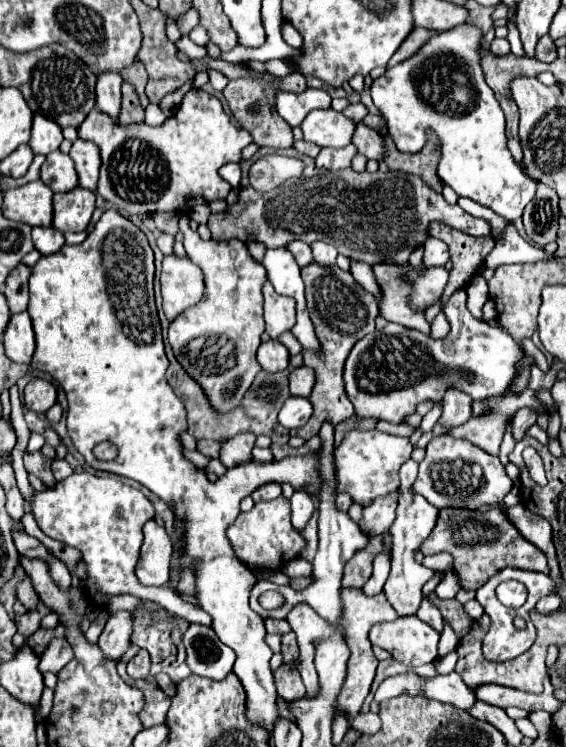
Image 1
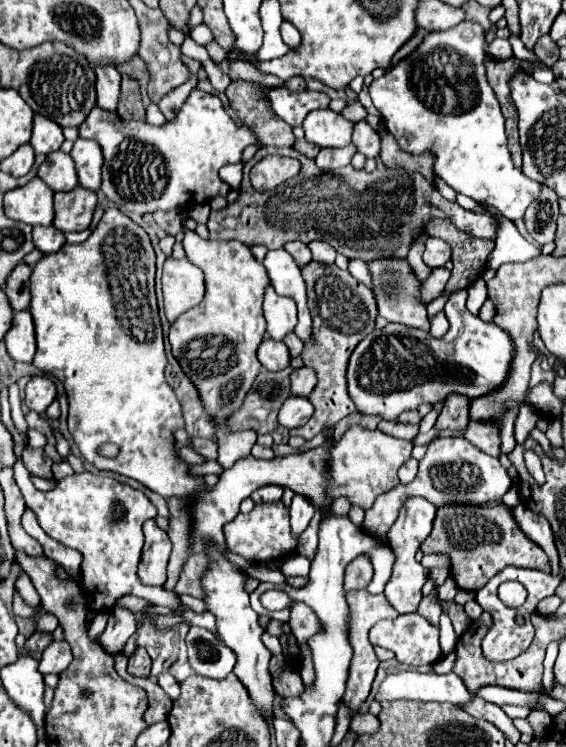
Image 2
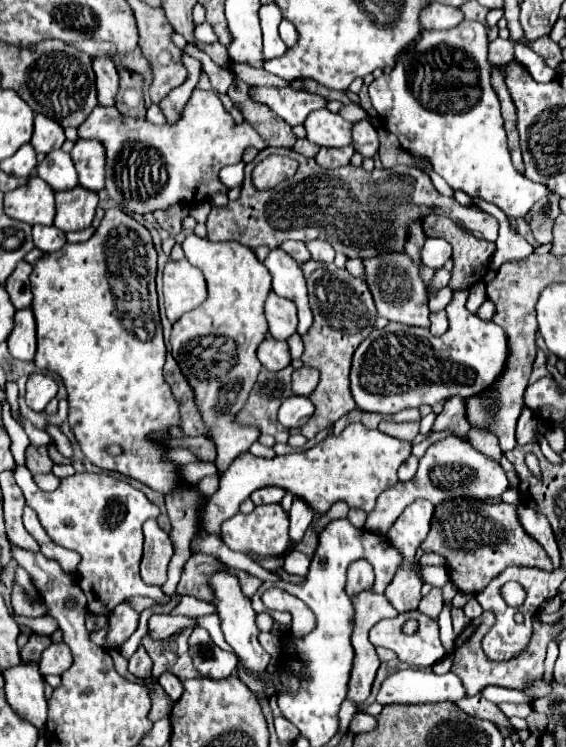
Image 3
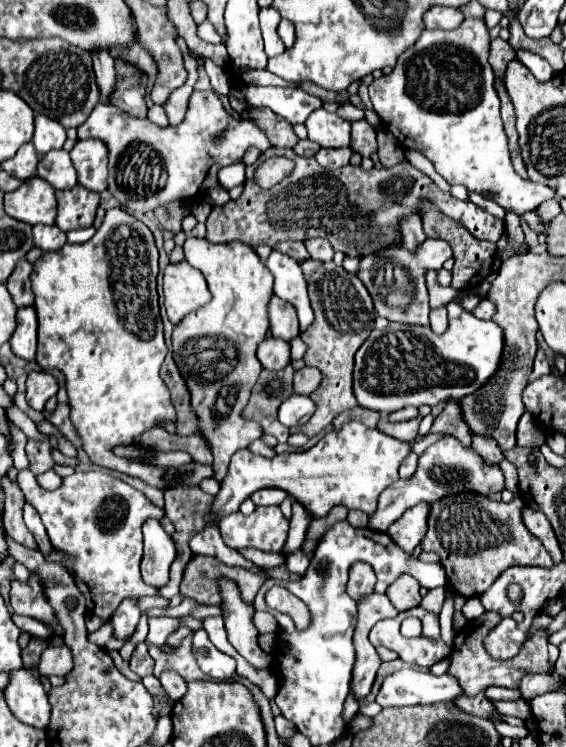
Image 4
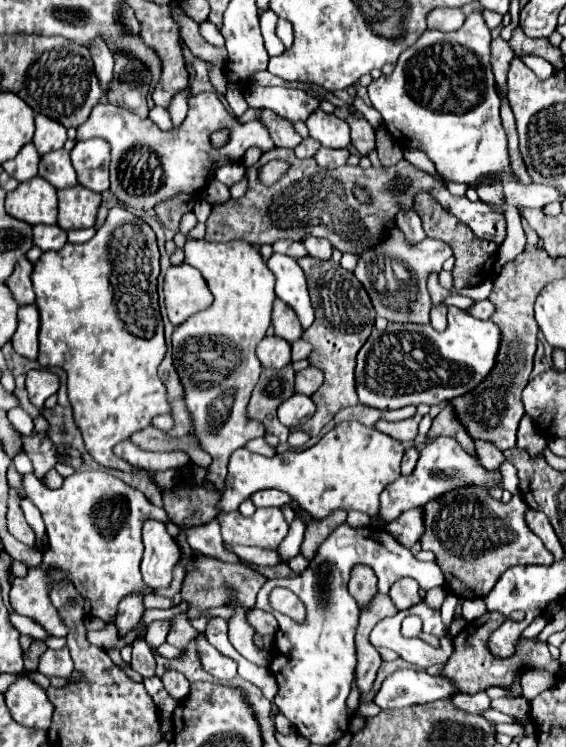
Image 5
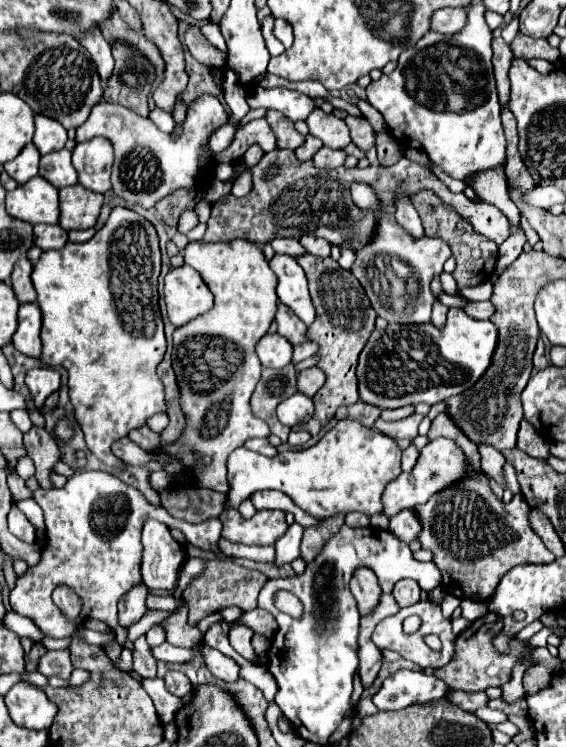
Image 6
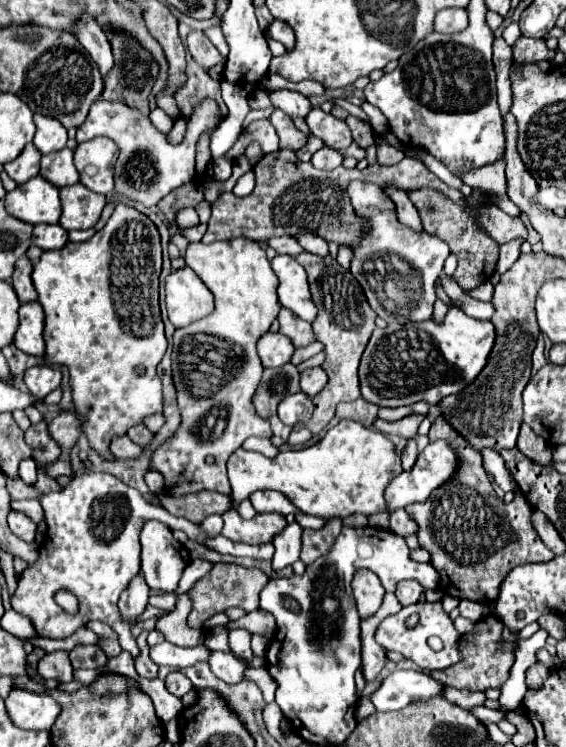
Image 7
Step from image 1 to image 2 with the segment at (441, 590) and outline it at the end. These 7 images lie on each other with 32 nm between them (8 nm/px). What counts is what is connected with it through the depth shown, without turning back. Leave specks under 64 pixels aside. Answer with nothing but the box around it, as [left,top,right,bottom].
[438,576,458,600]

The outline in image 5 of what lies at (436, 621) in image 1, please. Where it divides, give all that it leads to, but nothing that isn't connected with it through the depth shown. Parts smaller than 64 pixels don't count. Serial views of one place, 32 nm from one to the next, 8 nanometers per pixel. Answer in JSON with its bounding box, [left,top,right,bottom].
[426,586,446,608]

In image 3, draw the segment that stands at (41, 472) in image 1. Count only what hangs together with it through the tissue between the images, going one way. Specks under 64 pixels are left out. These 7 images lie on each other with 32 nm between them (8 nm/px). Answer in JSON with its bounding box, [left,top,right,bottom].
[26,444,54,474]

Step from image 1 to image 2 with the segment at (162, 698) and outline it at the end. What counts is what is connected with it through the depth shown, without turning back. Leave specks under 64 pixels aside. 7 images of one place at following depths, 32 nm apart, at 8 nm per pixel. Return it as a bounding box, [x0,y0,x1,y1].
[130,678,172,724]

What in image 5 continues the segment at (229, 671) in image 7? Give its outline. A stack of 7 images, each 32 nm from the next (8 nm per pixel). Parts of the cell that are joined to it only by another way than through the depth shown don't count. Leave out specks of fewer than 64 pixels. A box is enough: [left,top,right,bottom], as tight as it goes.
[196,634,238,680]

